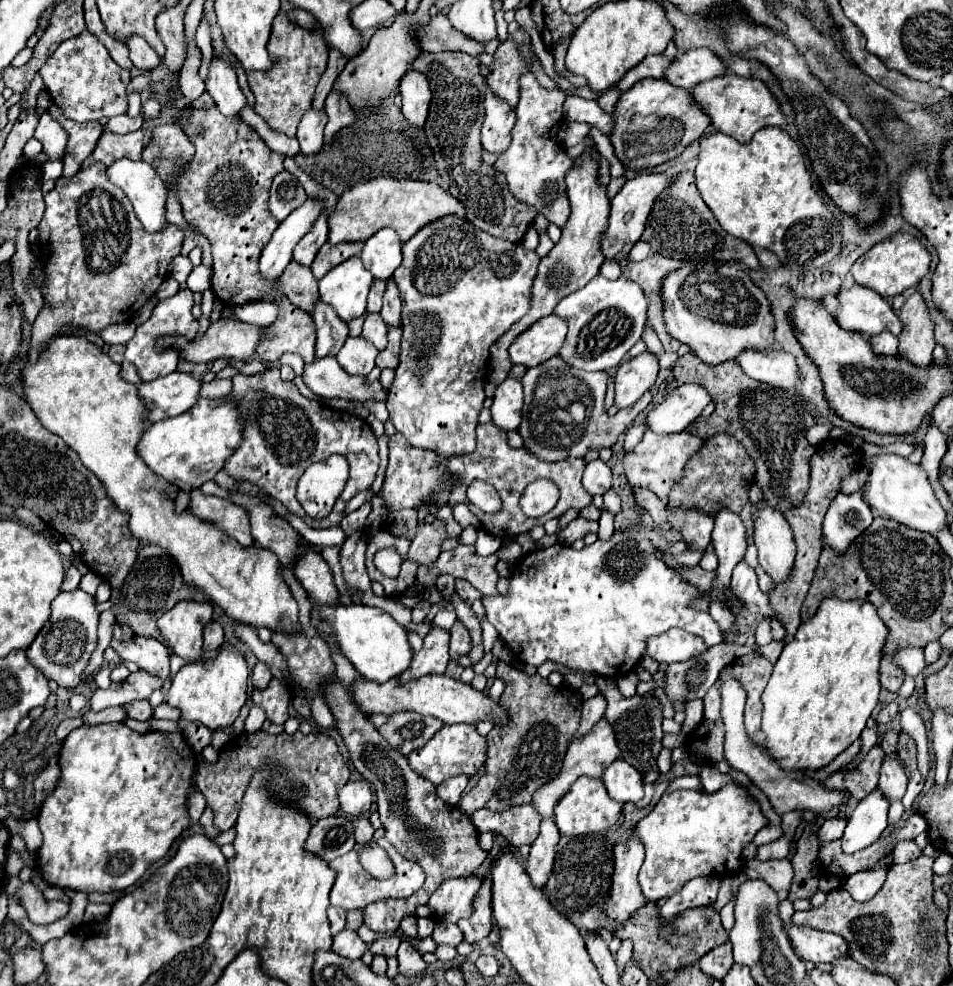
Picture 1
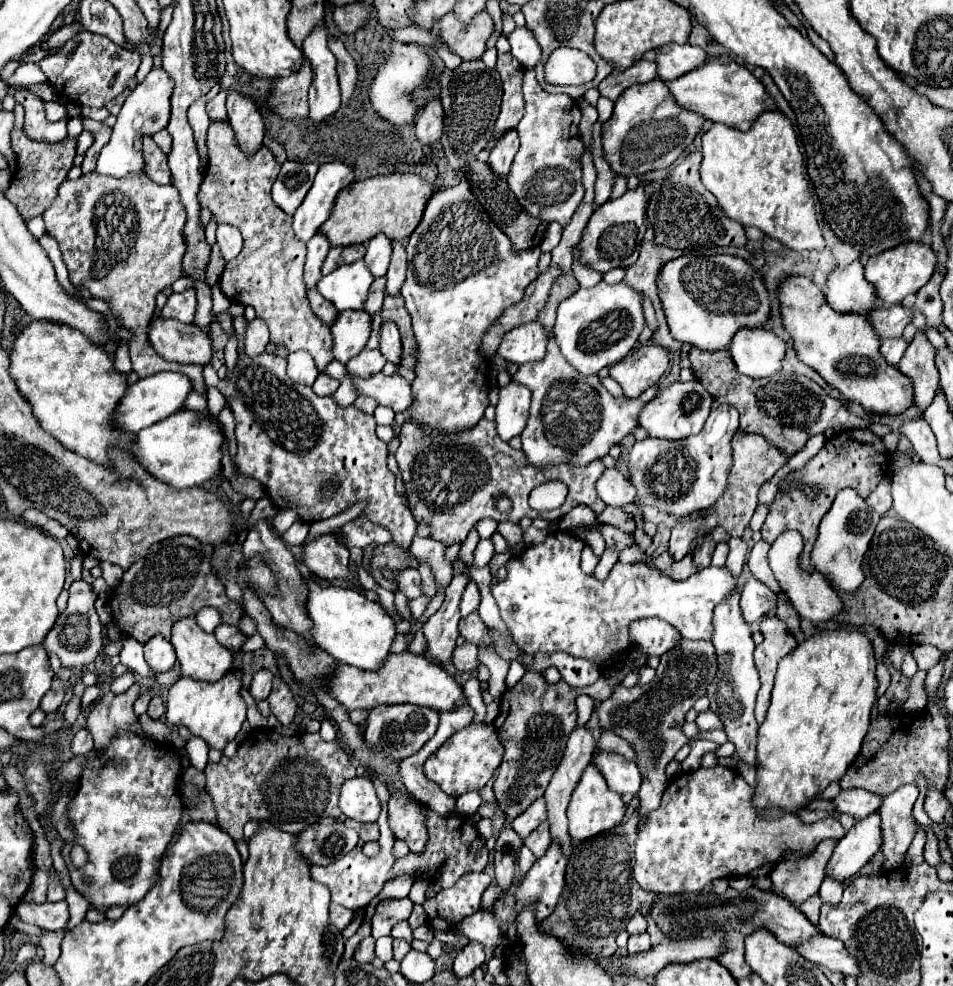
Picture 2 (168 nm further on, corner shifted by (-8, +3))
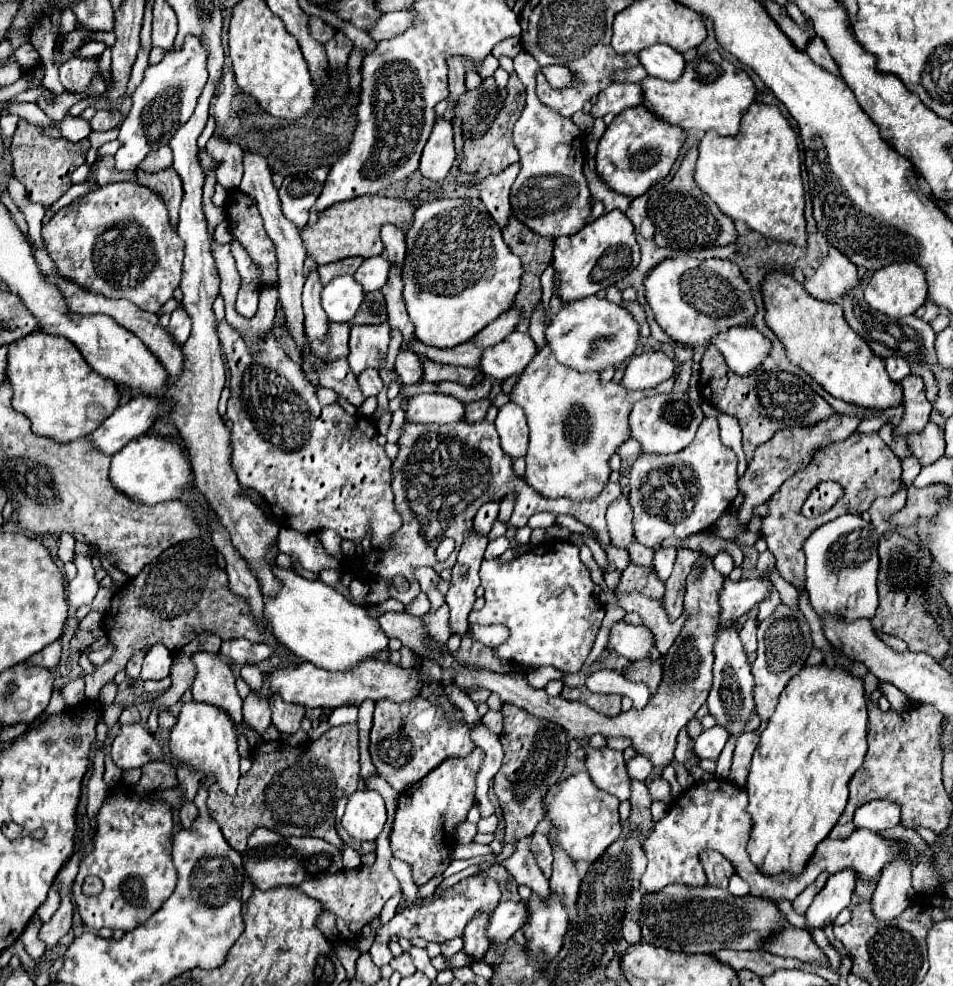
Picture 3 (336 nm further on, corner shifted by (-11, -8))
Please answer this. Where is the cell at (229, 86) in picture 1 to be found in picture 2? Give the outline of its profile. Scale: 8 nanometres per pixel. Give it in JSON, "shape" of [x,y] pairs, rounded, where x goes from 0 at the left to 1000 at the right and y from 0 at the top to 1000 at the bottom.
{"shape":[[[239,91],[239,122],[248,134],[248,142],[258,154],[269,154],[275,148],[277,138],[277,126],[275,118],[267,108],[267,101],[262,97]]]}

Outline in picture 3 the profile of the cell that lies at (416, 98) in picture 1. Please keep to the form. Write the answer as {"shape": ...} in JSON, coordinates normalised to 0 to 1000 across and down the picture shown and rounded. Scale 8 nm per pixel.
{"shape":[[[459,119],[452,139],[444,151],[440,173],[446,182],[465,184],[473,173],[475,163],[477,163],[477,149],[475,149],[473,125],[465,119]]]}

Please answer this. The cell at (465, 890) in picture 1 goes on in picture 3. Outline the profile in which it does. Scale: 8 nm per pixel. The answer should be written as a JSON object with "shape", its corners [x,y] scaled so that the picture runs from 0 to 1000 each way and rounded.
{"shape":[[[511,887],[490,889],[490,891],[482,894],[480,898],[465,902],[463,908],[456,914],[452,914],[448,918],[435,918],[435,920],[429,920],[429,922],[417,926],[408,936],[404,936],[396,942],[393,954],[406,958],[412,948],[419,948],[419,950],[425,950],[425,952],[444,950],[446,954],[463,958],[471,952],[486,950],[486,944],[488,944],[490,936],[498,930],[498,926],[517,924],[517,920],[522,920],[524,912],[526,912],[526,904],[524,904],[519,891],[515,891]]]}

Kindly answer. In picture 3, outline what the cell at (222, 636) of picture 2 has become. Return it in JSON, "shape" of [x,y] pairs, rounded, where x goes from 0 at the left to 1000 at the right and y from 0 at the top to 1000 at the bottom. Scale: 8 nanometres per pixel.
{"shape":[[[244,648],[232,654],[232,662],[240,664],[251,674],[257,674],[257,672],[270,672],[284,666],[289,662],[289,656],[280,652],[261,652],[259,648]]]}

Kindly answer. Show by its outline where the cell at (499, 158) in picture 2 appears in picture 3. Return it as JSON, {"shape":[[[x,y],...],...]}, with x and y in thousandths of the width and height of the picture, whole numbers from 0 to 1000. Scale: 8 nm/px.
{"shape":[[[545,165],[532,169],[524,177],[515,177],[509,184],[501,188],[503,200],[509,206],[513,218],[519,222],[519,226],[530,232],[536,220],[536,210],[534,210],[534,192],[545,175]]]}

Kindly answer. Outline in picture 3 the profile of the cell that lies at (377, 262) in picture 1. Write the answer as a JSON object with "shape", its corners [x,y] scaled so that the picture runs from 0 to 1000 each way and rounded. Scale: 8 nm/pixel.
{"shape":[[[398,259],[383,263],[370,281],[381,291],[381,295],[387,297],[400,293],[406,287],[406,279],[408,279],[408,265],[402,259]]]}

